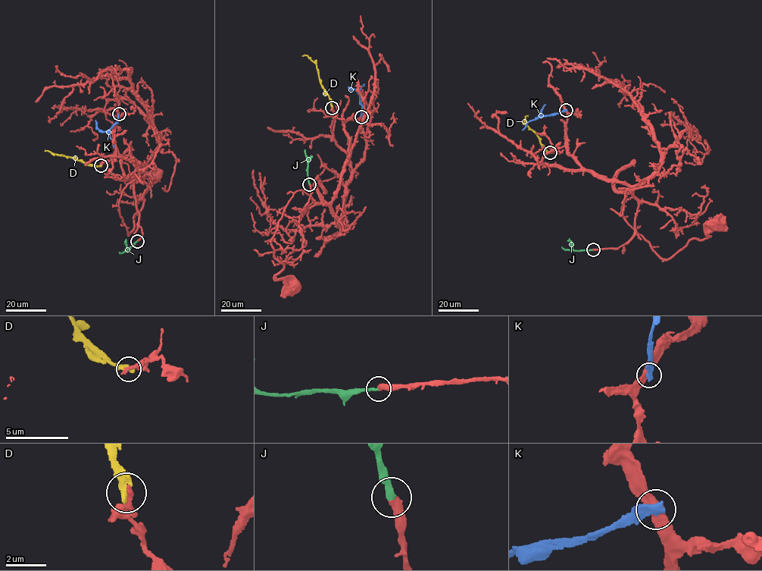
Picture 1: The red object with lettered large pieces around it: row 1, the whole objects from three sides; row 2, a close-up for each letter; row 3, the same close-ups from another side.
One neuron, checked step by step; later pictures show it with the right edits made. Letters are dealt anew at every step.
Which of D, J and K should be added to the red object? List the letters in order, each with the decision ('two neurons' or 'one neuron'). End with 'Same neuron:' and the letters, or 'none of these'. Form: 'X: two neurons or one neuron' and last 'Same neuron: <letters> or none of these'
D: two neurons
J: one neuron
K: two neurons
Same neuron: J

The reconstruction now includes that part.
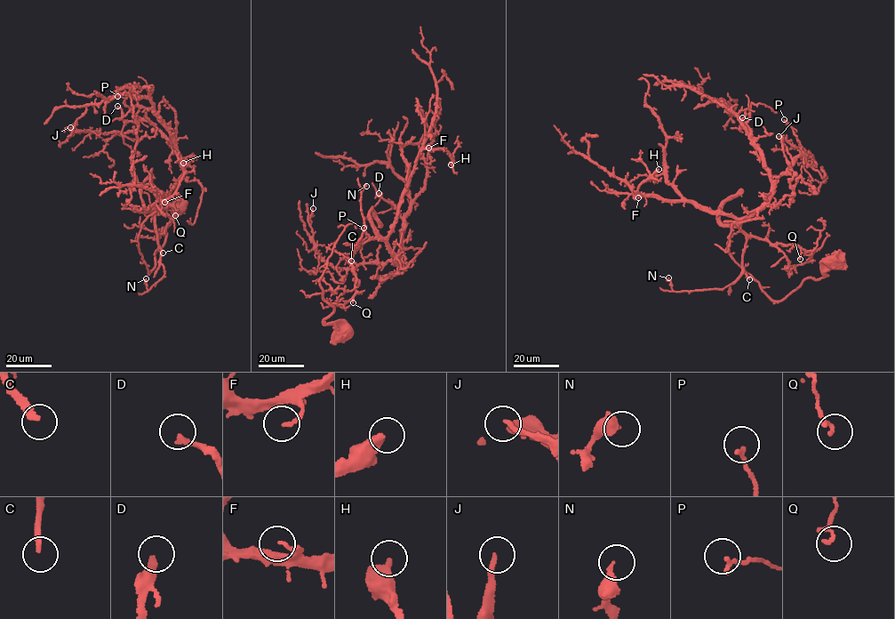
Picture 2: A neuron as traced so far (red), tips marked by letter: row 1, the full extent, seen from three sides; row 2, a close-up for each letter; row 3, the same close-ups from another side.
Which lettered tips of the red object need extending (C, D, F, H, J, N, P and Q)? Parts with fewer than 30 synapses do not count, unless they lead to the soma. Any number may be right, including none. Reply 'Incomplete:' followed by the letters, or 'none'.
Incomplete: C

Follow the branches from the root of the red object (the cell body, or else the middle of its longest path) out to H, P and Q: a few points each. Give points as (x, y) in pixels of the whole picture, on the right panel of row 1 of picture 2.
H: (835, 261), (824, 277), (772, 300), (728, 251), (737, 221), (686, 201), (639, 196), (639, 186), (659, 169)
P: (835, 261), (824, 277), (807, 277), (779, 301), (728, 251), (740, 221), (762, 206), (802, 154), (784, 119)
Q: (835, 261), (824, 277), (807, 277), (772, 300), (734, 260), (727, 242), (743, 231), (796, 245), (800, 259)

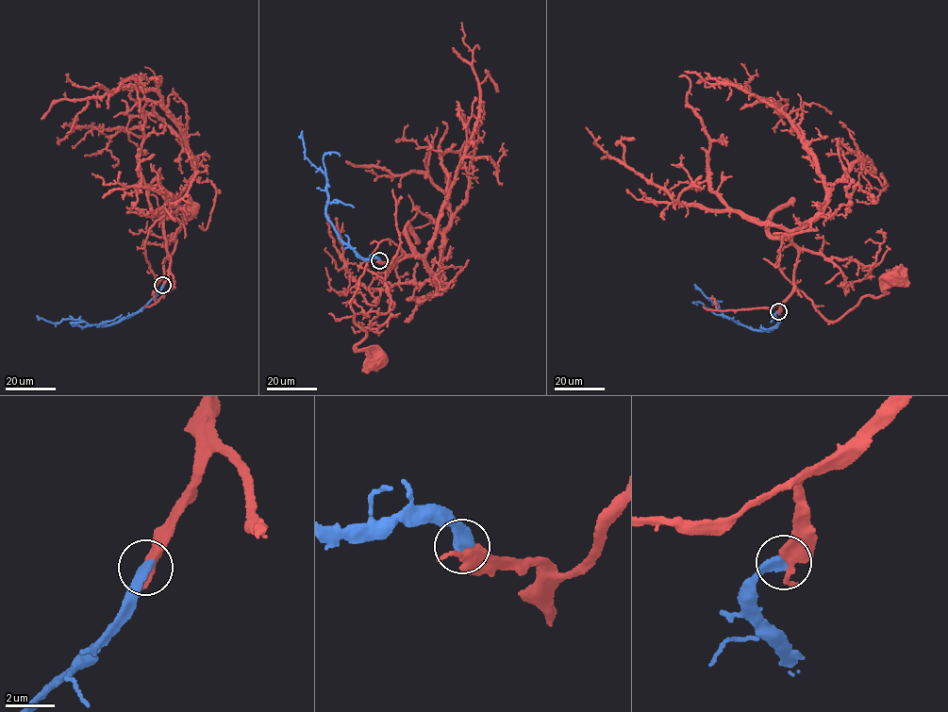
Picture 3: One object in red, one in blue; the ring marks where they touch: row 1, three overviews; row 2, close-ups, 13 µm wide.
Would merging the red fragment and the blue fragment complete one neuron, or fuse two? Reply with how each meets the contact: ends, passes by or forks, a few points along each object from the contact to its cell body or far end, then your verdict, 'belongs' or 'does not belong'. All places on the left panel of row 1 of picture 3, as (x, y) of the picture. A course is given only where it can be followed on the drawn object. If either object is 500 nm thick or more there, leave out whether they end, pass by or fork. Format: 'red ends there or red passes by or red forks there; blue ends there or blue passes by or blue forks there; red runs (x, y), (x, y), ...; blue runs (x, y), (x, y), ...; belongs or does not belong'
red passes by; blue ends there; red runs (163, 285), (171, 261), (165, 213), (149, 230), (146, 259), (157, 282), (176, 240), (172, 237), (189, 210); blue runs (163, 286), (141, 309), (110, 324), (89, 325), (74, 319), (54, 323), (37, 315); belongs

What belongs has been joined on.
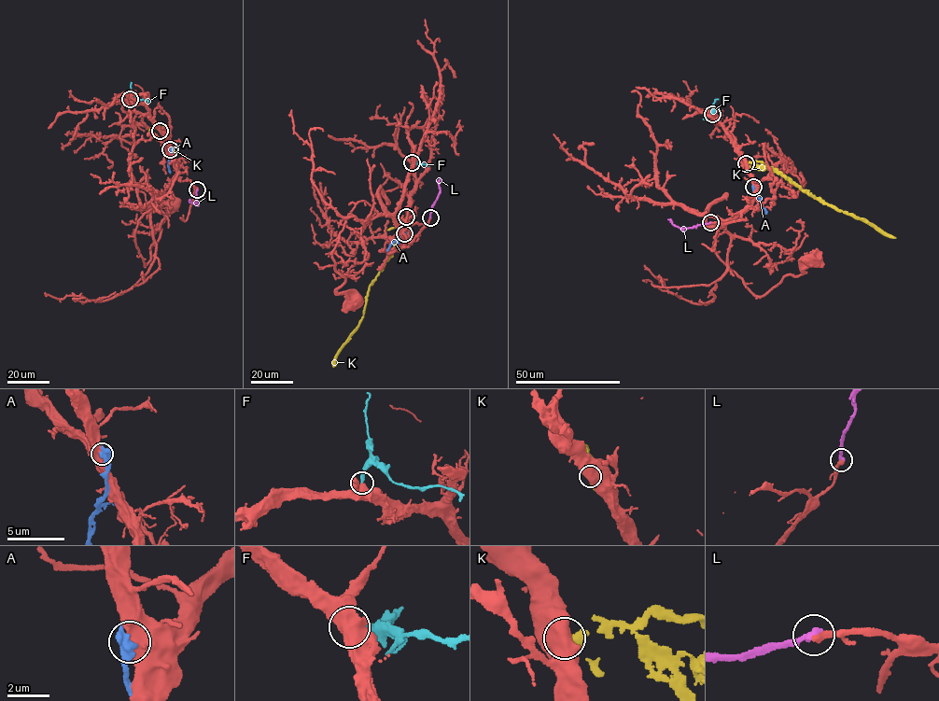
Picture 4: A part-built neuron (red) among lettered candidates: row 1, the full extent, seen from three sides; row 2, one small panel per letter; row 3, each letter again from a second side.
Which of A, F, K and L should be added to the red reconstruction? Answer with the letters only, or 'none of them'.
L

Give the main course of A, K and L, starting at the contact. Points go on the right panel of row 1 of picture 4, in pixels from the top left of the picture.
A: (753, 187), (753, 192), (766, 213)
K: (747, 163), (754, 162), (780, 172), (813, 196), (895, 238)
L: (710, 222), (681, 229), (667, 219)

